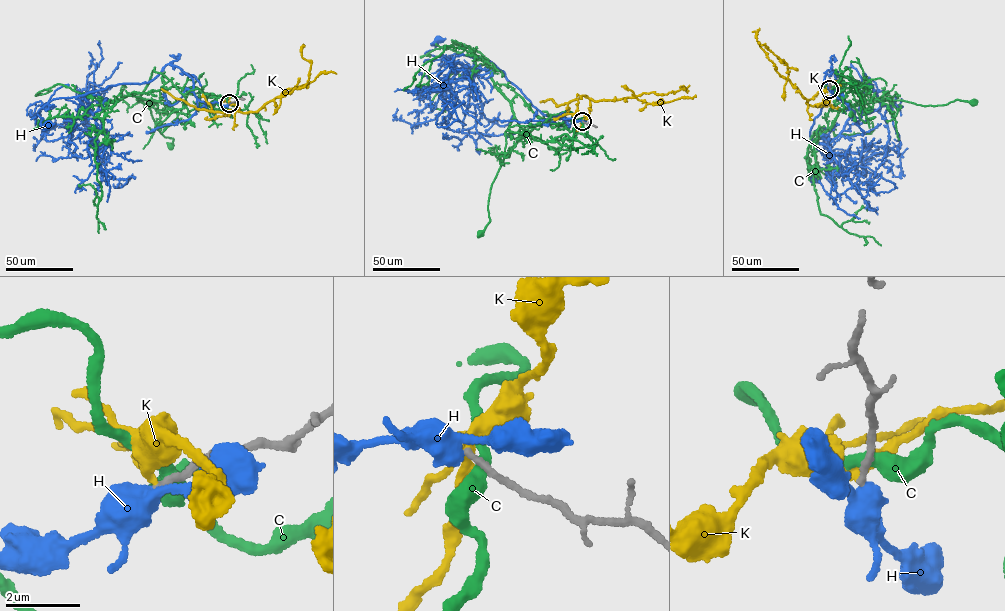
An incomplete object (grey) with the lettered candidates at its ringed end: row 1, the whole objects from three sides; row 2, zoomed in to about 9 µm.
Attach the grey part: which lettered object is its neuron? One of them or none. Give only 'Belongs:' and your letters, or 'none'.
Belongs: none

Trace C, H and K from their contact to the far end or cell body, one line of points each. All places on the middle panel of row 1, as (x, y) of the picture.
C: (583, 121), (571, 120), (568, 110), (543, 111), (525, 135), (505, 134), (490, 222), (480, 233)
H: (582, 121), (560, 117), (568, 111), (543, 113), (487, 60), (425, 54), (438, 40)
K: (582, 121), (589, 114), (589, 98), (616, 100), (653, 92), (666, 94), (683, 89), (681, 86), (687, 93)

